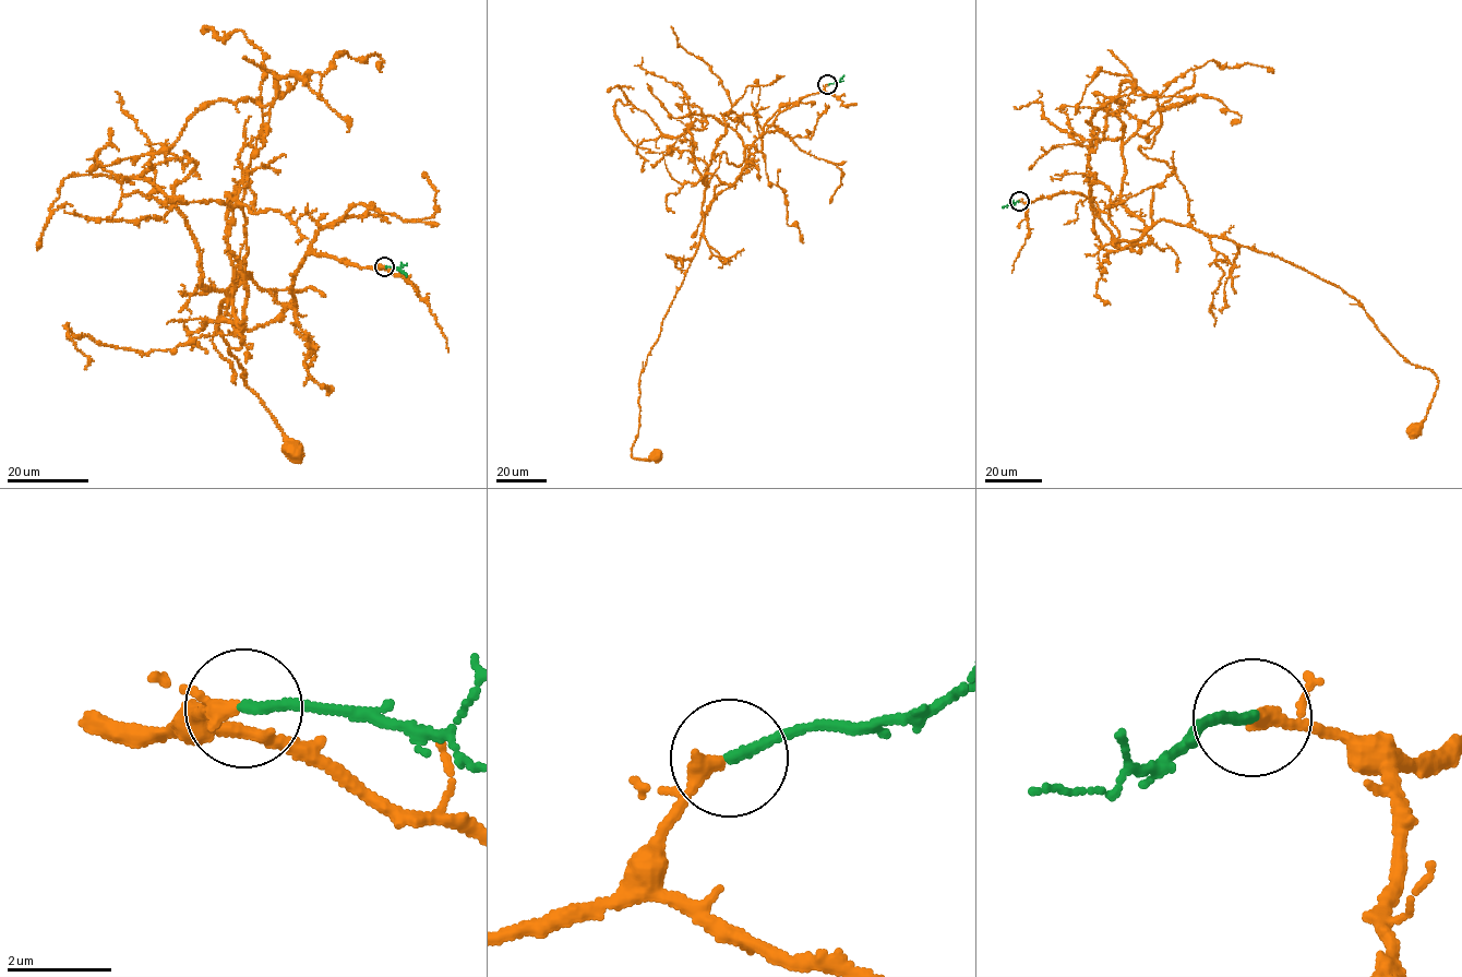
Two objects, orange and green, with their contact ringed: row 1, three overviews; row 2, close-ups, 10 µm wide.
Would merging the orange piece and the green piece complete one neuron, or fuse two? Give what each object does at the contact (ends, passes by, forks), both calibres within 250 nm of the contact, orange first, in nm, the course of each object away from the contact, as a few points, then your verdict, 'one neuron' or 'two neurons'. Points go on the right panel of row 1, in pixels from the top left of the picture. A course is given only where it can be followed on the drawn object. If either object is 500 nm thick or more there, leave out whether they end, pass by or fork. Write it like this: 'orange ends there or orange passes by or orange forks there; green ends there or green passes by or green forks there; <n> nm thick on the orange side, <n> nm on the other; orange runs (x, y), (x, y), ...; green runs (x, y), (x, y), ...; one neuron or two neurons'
orange passes by; green ends there; 220 nm thick on the orange side, 190 nm on the other; orange runs (1019, 201), (1079, 193), (1131, 251), (1174, 222), (1340, 288), (1435, 374), (1414, 429); green runs (1019, 201), (1003, 207); one neuron

